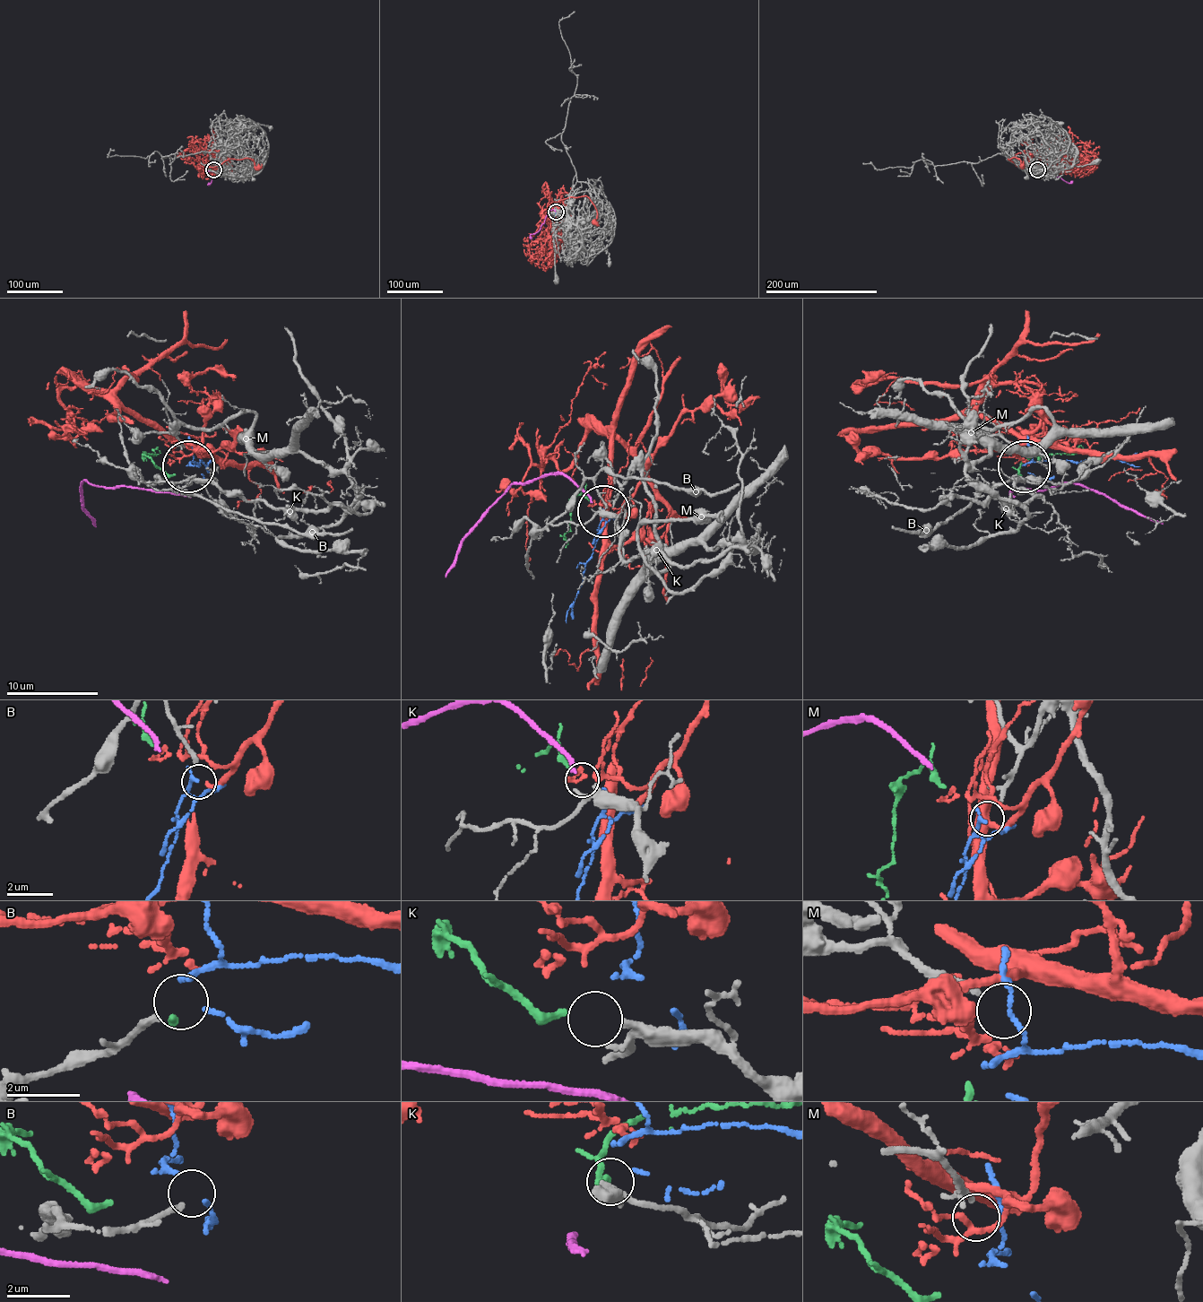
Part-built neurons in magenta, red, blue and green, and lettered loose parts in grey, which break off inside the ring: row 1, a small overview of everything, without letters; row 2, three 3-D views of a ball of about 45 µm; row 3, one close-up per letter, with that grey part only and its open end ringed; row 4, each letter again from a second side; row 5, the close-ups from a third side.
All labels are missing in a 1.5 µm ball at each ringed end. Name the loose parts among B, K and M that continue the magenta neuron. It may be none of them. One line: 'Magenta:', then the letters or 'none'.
Magenta: none

